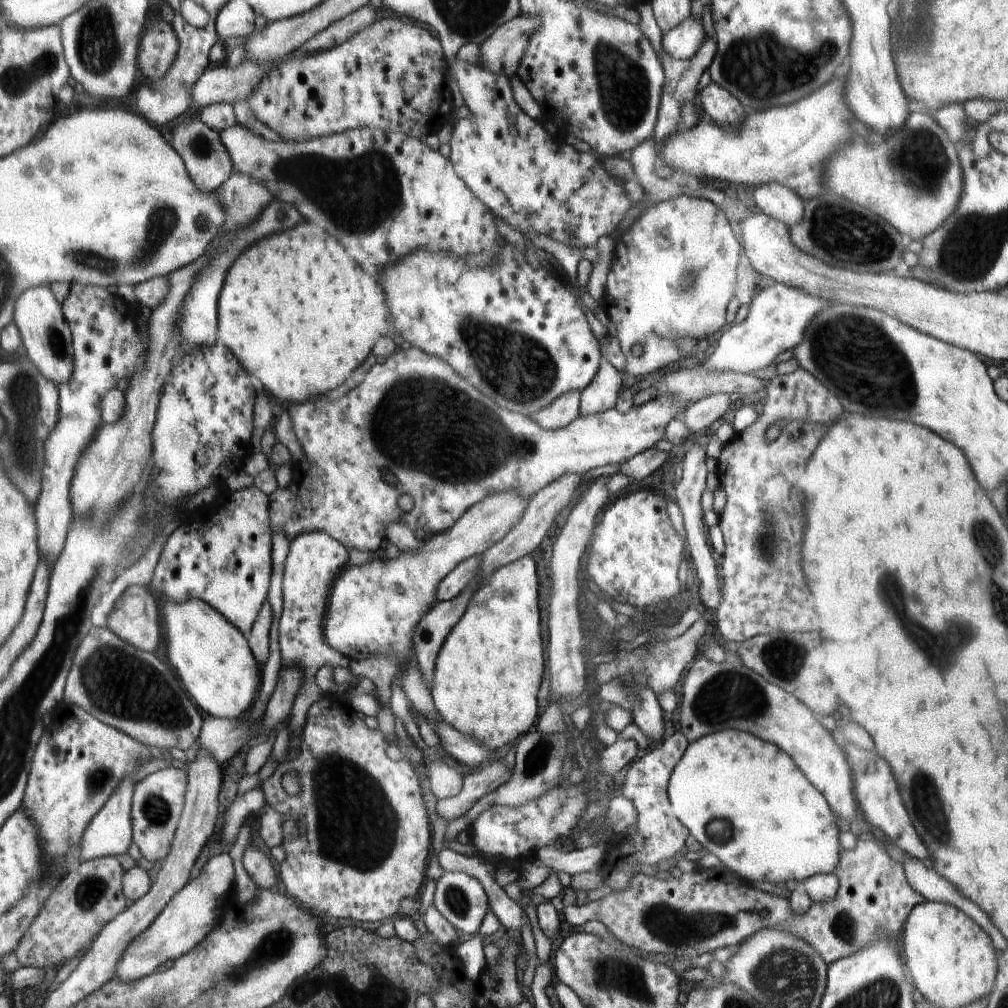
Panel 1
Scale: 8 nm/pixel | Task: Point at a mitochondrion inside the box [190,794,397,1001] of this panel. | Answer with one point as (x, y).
(274, 946)

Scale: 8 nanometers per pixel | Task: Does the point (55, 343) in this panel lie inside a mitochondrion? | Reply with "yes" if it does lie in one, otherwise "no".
yes

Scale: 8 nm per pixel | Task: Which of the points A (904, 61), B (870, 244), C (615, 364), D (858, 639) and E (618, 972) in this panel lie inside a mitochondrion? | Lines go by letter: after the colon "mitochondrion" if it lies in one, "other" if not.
A: other
B: mitochondrion
C: other
D: other
E: mitochondrion

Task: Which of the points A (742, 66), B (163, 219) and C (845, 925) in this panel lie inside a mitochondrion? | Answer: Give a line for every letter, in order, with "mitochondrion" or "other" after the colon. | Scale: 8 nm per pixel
A: mitochondrion
B: mitochondrion
C: mitochondrion

